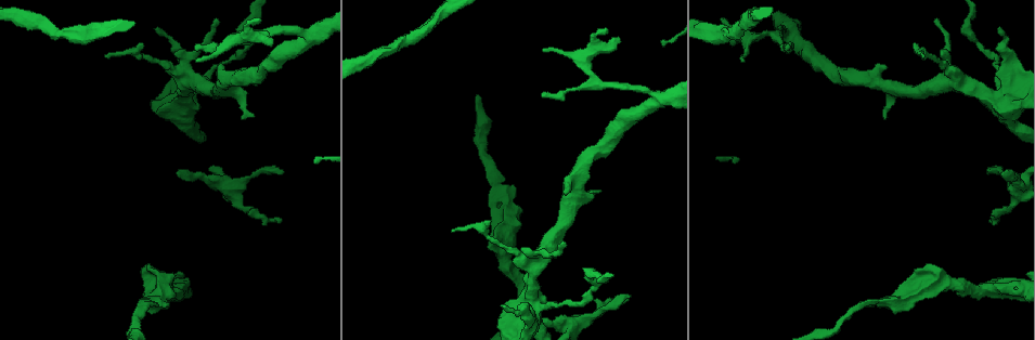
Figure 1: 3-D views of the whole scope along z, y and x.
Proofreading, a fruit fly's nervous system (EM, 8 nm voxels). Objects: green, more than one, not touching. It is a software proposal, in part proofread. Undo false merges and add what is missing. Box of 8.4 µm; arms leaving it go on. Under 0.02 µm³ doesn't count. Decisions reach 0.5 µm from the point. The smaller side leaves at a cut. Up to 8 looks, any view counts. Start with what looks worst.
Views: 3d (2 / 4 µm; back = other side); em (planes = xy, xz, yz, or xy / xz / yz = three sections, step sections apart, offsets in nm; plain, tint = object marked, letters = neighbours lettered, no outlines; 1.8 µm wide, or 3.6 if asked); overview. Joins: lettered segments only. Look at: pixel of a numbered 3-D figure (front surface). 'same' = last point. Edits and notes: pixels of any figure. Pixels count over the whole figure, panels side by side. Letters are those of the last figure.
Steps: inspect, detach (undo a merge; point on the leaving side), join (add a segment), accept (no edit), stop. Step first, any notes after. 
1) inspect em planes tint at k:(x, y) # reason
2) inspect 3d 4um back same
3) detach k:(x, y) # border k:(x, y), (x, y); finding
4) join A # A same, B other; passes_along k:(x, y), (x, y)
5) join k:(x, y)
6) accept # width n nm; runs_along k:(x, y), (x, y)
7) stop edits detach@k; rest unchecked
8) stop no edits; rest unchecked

inspect em planes tint at 1:(178, 173) # an open end

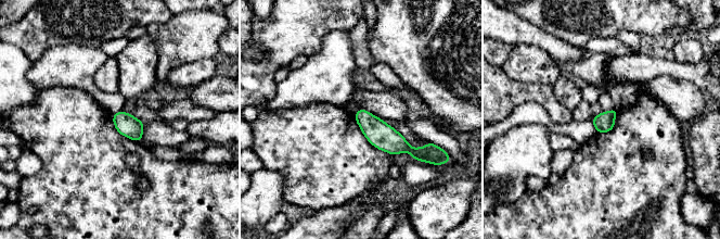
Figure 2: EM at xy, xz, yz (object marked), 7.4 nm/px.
inspect em planes letters same # see the neighbours

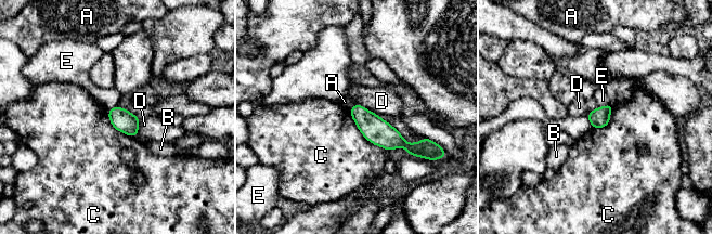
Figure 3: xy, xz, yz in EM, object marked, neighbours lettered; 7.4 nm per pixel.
accept # width 150 nm; A other, B other, C other, D other, E other; none of them fits

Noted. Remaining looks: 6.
inspect em xz step 8 letters at 1:(627, 301) # branch stops here

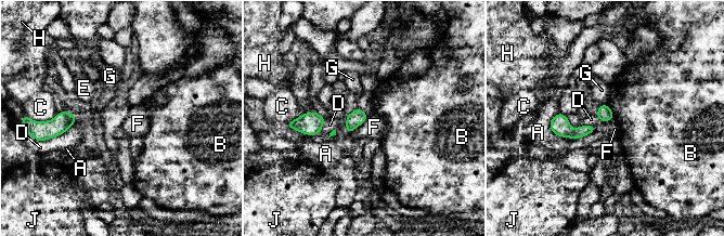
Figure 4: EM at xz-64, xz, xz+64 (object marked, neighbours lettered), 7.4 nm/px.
inspect em planes letters same

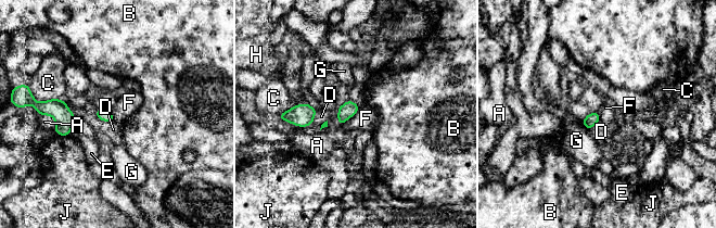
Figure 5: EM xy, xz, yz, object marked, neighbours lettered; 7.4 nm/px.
accept # A other, B other, C other, D other, E other, F other, G other, H other, J other; border 5:(360, 108), (341, 125); none of them fits

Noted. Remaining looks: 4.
inspect 3d 4um at 1:(600, 192) # free end

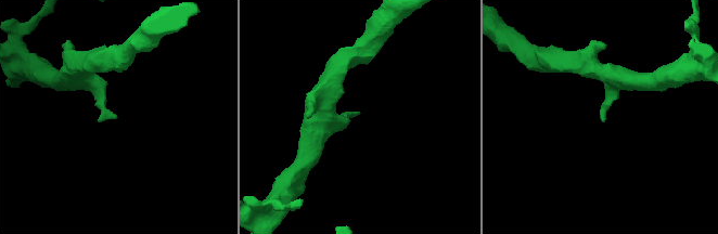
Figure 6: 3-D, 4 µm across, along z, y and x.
inspect em planes letters at 6:(602, 119)

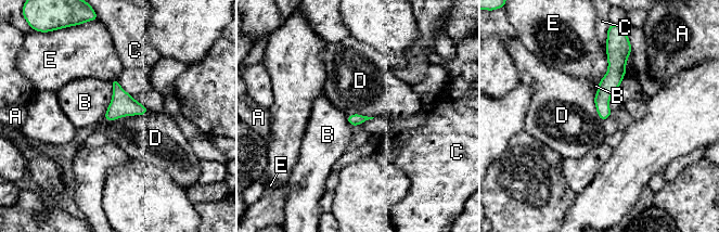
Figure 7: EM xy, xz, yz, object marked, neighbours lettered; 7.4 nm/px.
accept # A other, B other, C other, D other, E other; border 7:(148, 113), (104, 118); none of them fits

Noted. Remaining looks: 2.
stop no edits; rest unchecked

